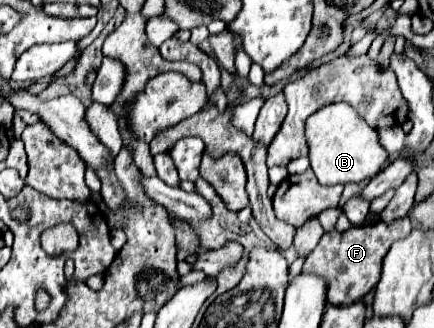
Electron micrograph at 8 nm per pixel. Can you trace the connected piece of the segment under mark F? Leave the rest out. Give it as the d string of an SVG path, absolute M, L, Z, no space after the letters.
M409 217L395 219L393 223L371 223L365 227L353 227L345 233L331 231L321 237L317 247L309 253L303 271L313 271L317 275L325 275L329 279L329 303L331 305L349 305L363 299L371 287L377 285L381 277L383 255L389 251L393 241L403 239L411 231Z

